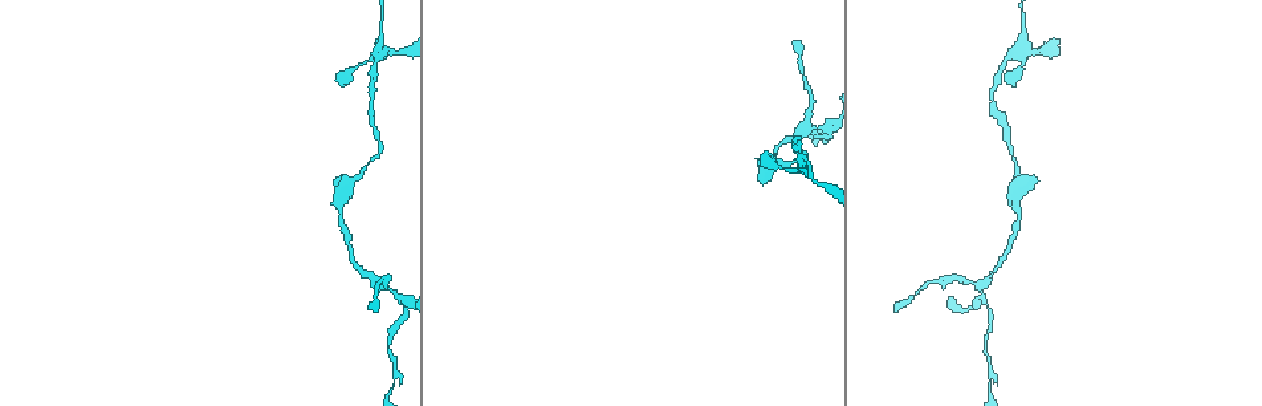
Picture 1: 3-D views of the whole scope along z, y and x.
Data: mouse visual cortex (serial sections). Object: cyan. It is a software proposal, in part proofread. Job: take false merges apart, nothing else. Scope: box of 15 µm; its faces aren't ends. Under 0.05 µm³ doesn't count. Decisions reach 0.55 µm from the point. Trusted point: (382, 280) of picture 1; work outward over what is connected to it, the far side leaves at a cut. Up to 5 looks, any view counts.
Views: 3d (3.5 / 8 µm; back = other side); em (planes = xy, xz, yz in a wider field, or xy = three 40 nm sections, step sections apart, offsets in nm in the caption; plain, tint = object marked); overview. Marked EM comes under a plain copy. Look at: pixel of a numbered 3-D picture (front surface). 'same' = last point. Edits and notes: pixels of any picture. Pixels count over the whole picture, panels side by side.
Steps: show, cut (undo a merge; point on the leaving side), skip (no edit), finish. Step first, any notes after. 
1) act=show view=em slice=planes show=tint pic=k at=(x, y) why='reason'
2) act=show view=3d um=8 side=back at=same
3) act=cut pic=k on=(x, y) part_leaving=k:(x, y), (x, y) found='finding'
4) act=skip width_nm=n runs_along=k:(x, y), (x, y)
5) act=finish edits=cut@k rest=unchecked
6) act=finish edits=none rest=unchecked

act=show view=3d um=3.5 pic=1 at=(824, 127) why='sharp bend'

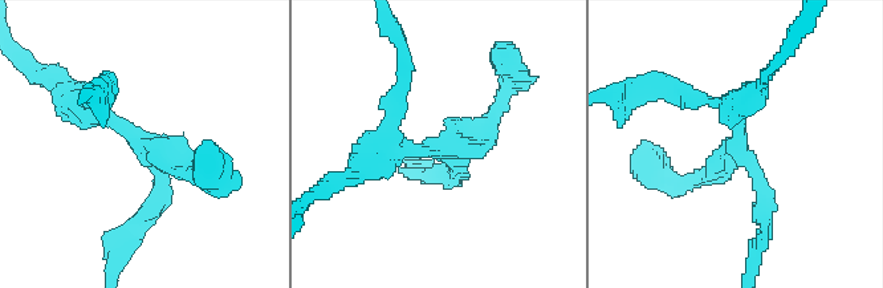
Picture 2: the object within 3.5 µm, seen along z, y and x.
act=show view=em slice=xy step=2 show=tint pic=2 at=(440, 149) arms=3 arm_widths_nm=200,200,200

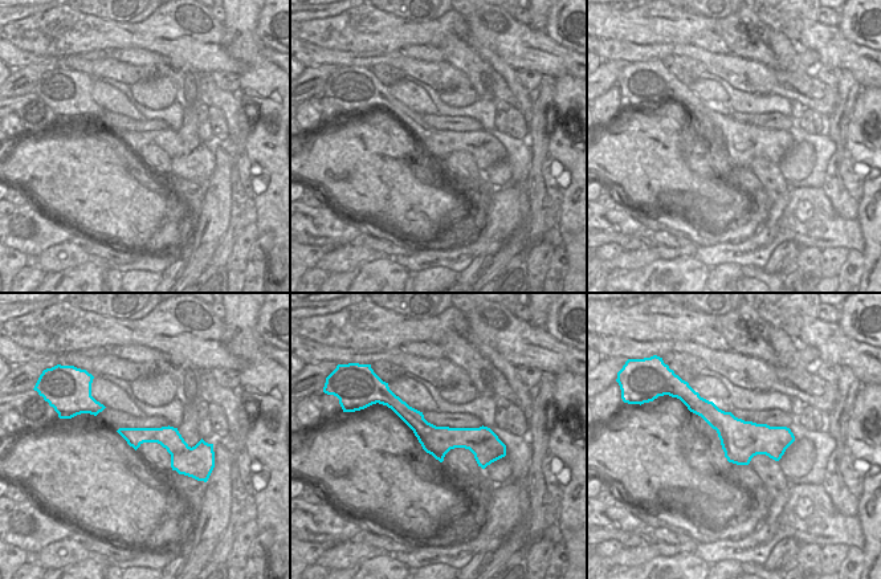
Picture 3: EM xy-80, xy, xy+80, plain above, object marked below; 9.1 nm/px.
act=skip runs_along=3:(395, 406), (431, 437), (496, 449) found='one cell here'

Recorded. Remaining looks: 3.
act=show view=em slice=xy step=1 show=tint pic=1 at=(1020, 55) why='sharp bend'

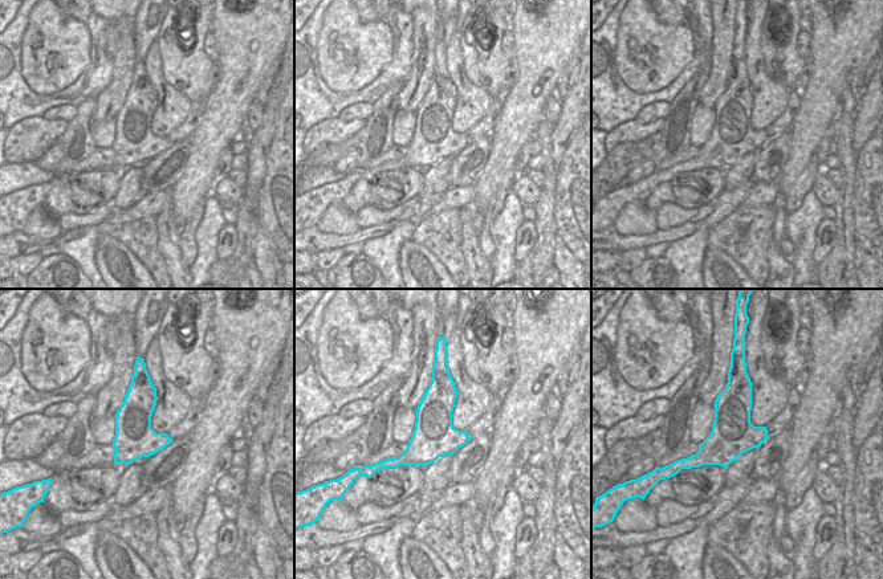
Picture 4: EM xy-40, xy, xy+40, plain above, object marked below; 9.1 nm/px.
act=show view=3d um=3.5 at=same

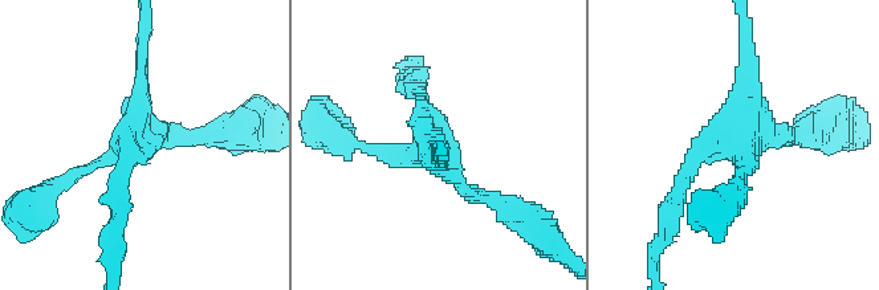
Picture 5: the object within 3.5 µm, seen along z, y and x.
act=skip width_nm=380 runs_along=5:(411, 88), (431, 152), (488, 199) found='all the same cell'

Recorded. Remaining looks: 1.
act=finish edits=none rest=unchecked

